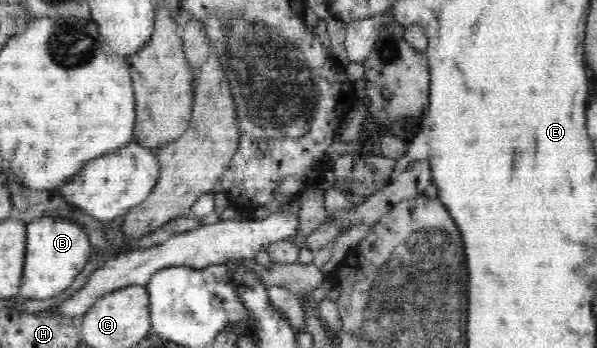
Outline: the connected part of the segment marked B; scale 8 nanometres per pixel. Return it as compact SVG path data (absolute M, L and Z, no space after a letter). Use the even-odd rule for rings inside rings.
M40 217L26 225L26 252L19 296L49 299L66 290L84 270L92 254L87 232L73 220Z

